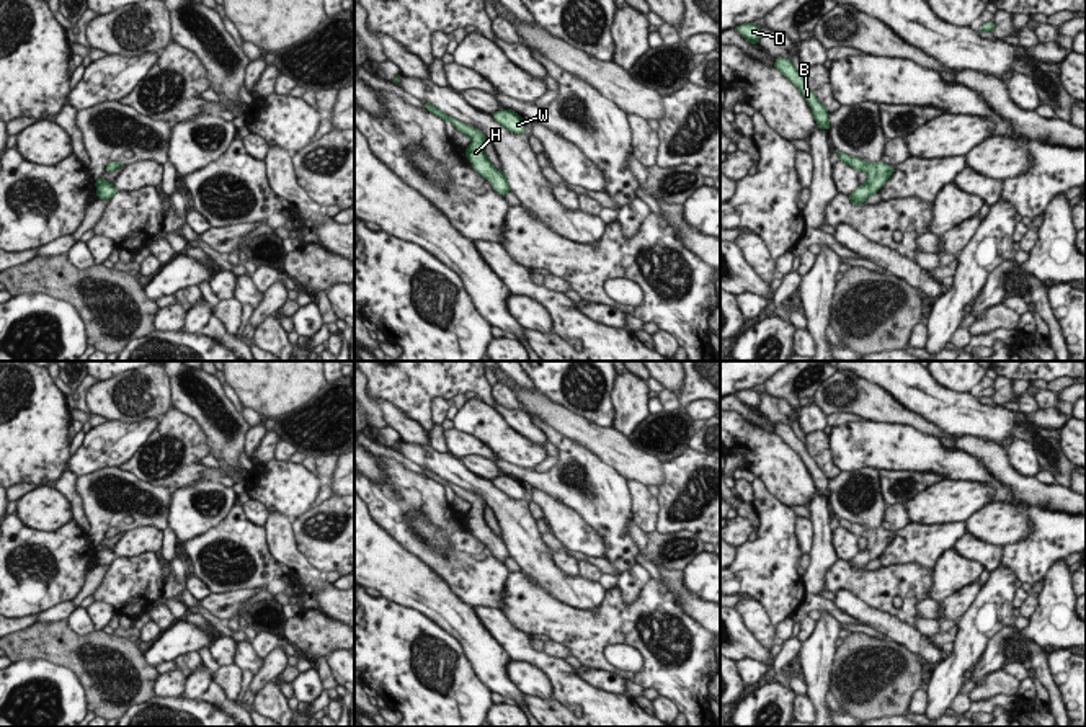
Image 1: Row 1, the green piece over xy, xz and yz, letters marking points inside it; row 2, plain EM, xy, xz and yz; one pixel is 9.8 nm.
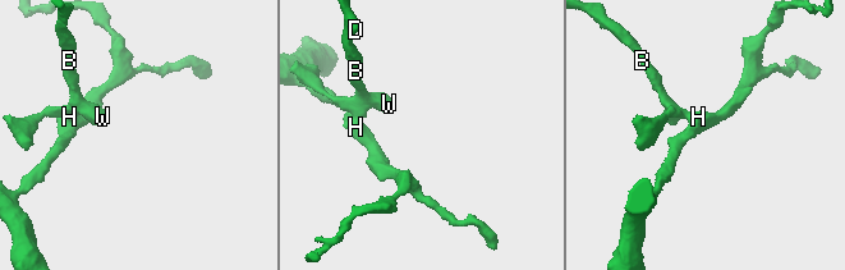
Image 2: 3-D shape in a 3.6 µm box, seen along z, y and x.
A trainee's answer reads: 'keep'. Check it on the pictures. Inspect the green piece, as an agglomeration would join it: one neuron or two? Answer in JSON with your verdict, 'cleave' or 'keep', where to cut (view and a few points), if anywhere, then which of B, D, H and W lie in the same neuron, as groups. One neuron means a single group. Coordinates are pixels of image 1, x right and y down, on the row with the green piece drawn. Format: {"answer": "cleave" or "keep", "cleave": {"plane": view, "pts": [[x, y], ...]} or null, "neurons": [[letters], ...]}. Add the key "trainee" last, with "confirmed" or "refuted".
{"answer": "keep", "cleave": null, "neurons": [["B", "D", "H", "W"]], "trainee": "confirmed"}

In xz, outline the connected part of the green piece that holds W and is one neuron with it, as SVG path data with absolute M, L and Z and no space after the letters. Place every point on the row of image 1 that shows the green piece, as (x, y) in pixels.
M500 109L500 111L493 113L492 116L496 123L505 126L511 132L514 132L514 134L524 132L524 121L518 113L510 111L510 109Z

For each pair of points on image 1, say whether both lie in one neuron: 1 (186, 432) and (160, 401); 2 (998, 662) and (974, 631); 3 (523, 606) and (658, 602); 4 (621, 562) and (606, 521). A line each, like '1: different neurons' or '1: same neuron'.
1: different neurons
2: different neurons
3: same neuron
4: same neuron

